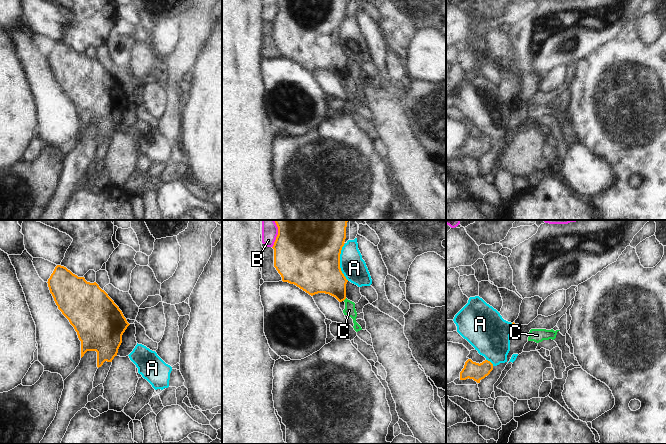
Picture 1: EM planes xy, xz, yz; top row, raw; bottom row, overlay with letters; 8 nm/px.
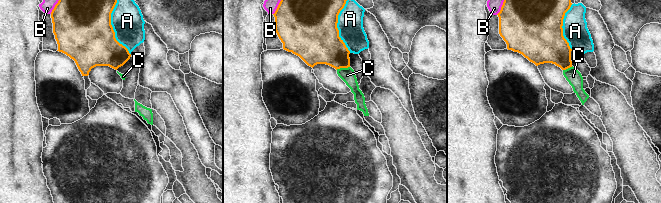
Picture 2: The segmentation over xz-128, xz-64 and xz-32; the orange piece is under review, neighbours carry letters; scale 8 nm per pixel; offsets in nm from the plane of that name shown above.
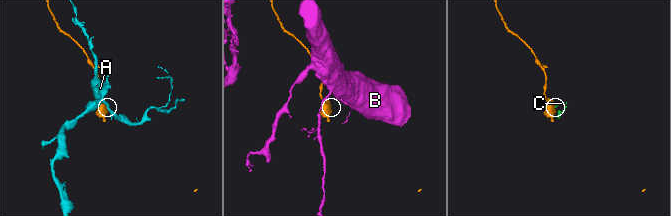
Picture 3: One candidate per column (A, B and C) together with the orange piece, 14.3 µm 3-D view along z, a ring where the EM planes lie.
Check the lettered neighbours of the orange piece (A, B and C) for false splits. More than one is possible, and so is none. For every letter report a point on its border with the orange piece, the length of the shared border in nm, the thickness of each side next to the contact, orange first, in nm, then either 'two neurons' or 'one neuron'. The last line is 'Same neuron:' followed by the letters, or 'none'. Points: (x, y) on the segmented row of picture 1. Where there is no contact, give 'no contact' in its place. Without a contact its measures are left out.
A: contact xz (339, 262); length 300 nm; calibres 500 and 200 nm; two neurons
B: contact xz (278, 234); length 220 nm; calibres 500 and 130 nm; two neurons
C: contact xz (344, 299); length 40 nm; calibres 280 and 90 nm; two neurons
Same neuron: none

